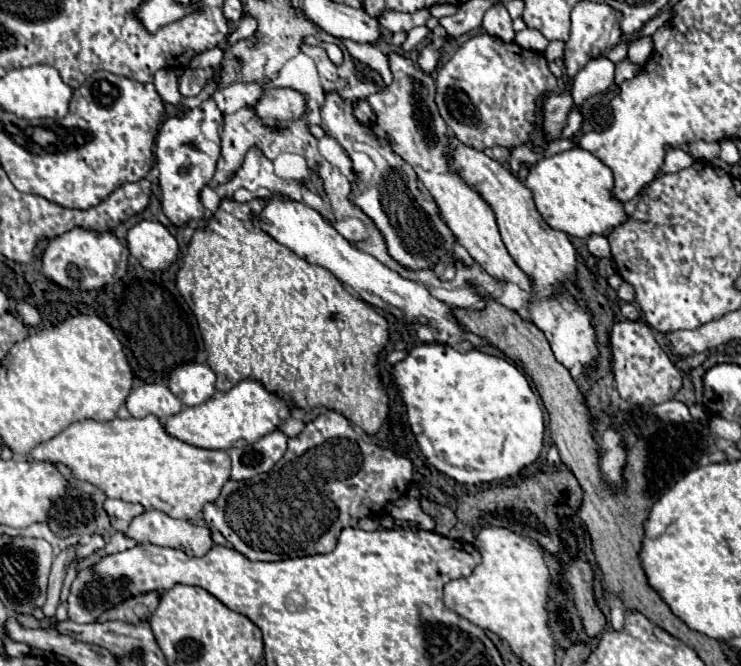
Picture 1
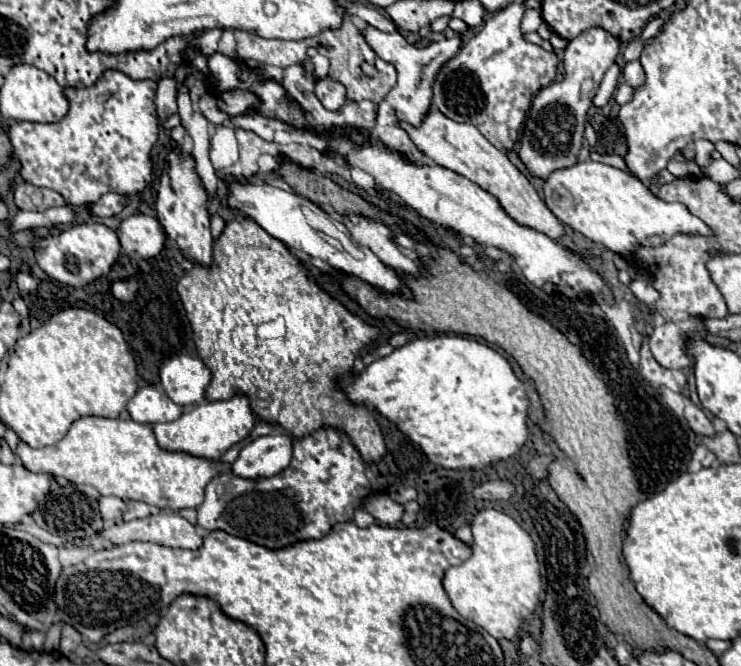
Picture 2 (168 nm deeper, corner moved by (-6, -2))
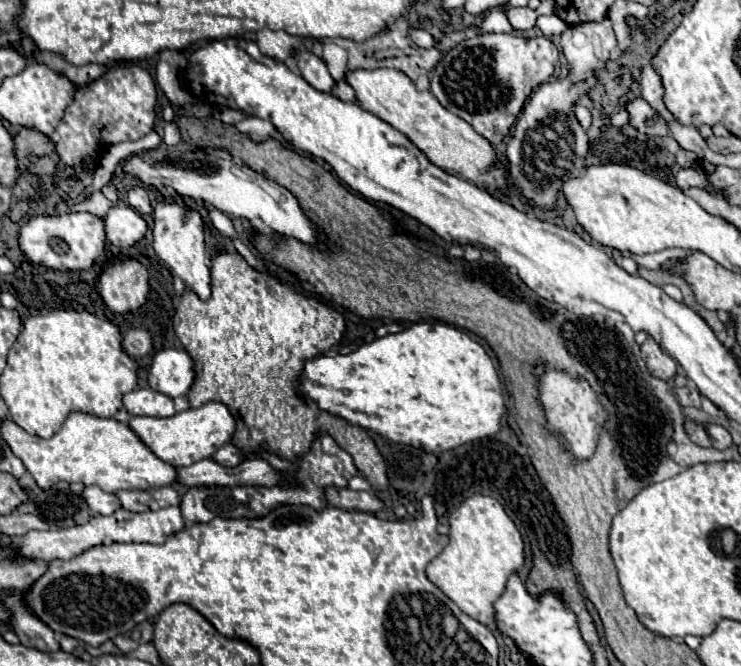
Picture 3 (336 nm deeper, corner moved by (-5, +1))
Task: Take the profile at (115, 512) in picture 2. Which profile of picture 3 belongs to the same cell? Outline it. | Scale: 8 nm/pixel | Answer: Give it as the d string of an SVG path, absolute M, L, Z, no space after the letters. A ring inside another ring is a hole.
M87 486L83 490L83 498L89 504L89 508L93 508L97 514L103 514L103 516L109 516L117 508L121 508L119 498L115 494L109 494L109 492L101 490L99 486Z

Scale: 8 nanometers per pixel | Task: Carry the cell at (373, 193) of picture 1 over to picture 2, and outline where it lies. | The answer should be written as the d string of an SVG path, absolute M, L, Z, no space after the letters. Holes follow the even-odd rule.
M324 77L324 79L316 79L316 87L314 87L314 93L316 97L320 99L320 103L330 109L330 111L336 111L344 105L346 101L346 89L342 83L330 79L330 77Z

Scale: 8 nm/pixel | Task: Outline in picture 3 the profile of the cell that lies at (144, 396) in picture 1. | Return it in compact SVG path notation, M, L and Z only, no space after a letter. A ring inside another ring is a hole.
M139 388L133 390L129 394L123 396L123 406L127 408L127 412L131 416L173 416L175 414L175 406L173 406L173 398L151 390L151 388Z

